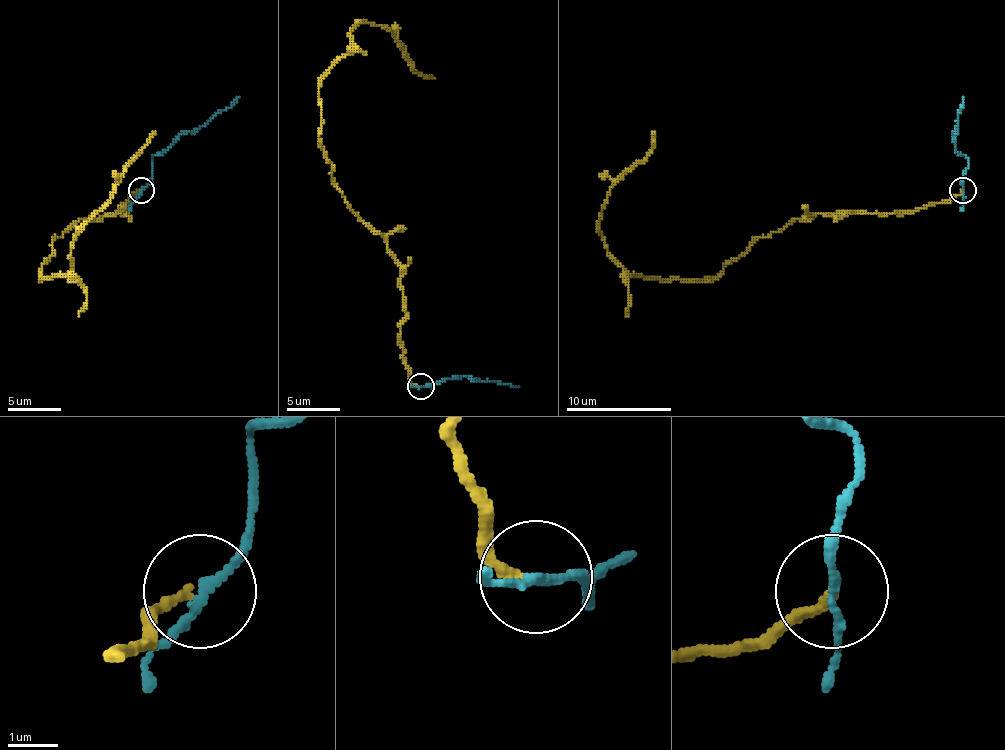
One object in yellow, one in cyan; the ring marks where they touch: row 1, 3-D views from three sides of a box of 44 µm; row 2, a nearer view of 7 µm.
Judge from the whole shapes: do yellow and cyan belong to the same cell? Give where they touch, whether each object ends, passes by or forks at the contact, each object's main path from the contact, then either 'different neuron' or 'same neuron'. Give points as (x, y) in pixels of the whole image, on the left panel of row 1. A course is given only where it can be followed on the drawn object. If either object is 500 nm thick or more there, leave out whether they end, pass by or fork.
at (141, 190); yellow ends there; cyan passes by; yellow runs (139, 189), (121, 208), (126, 213), (81, 218), (52, 242), (39, 279), (70, 269), (78, 229), (155, 131); cyan runs (142, 189), (152, 176), (152, 160), (181, 134), (197, 131), (239, 97); different neuron

